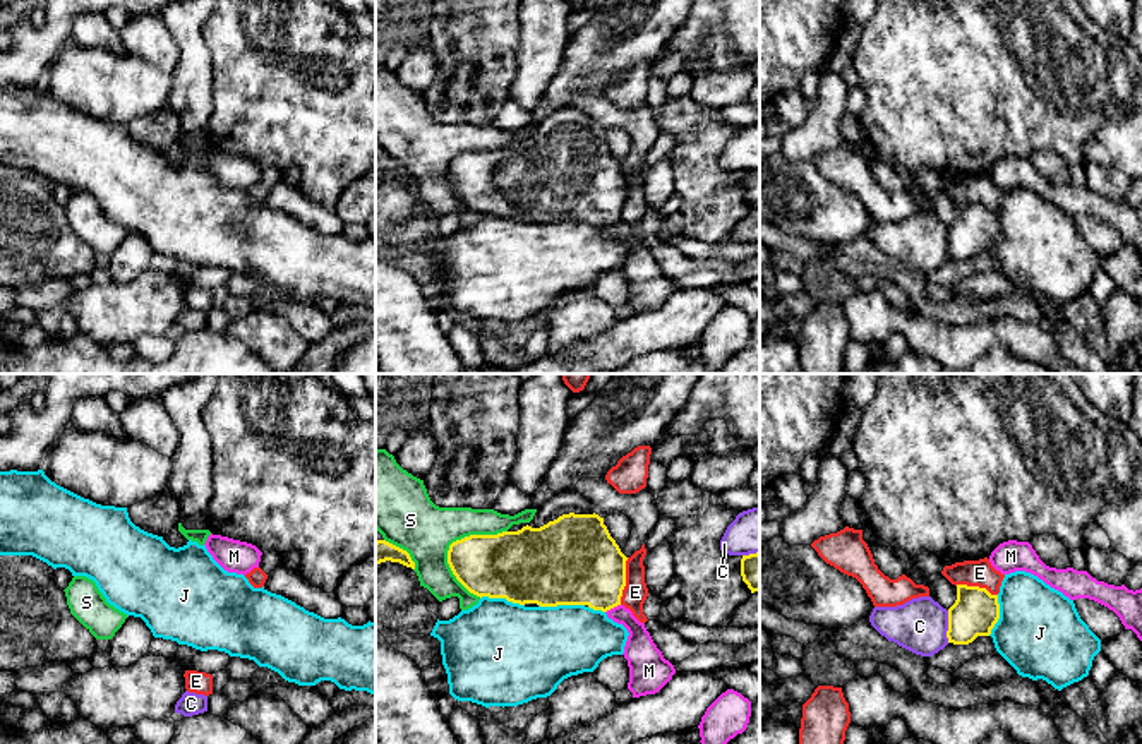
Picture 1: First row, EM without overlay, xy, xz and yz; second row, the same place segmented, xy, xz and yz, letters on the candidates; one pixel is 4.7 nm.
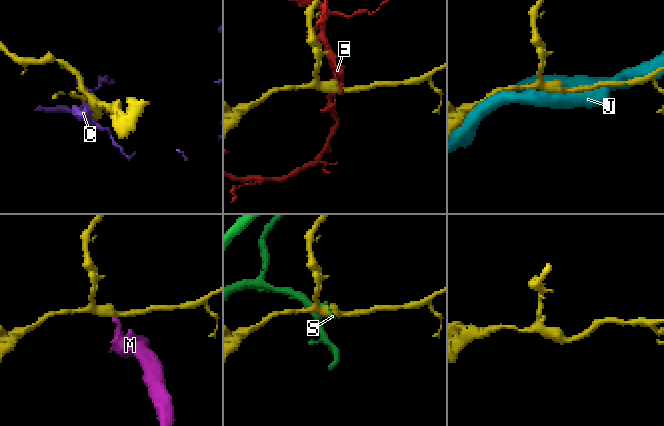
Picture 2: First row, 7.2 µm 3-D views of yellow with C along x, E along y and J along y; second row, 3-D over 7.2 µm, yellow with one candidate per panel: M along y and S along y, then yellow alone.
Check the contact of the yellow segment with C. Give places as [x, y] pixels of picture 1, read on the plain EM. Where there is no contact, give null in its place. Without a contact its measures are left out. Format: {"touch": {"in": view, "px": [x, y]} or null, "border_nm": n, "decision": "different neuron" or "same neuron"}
{"touch": {"in": "yz", "px": [949, 242]}, "border_nm": 150, "decision": "different neuron"}

